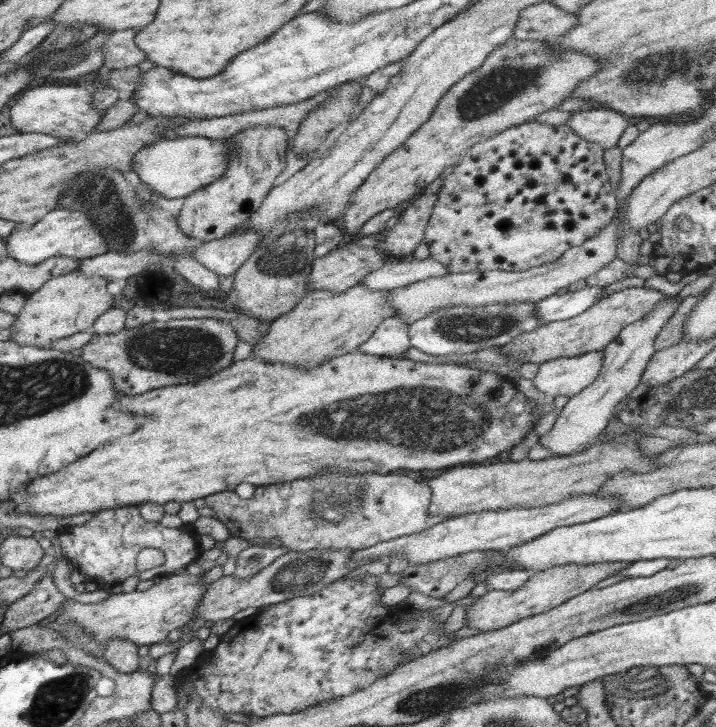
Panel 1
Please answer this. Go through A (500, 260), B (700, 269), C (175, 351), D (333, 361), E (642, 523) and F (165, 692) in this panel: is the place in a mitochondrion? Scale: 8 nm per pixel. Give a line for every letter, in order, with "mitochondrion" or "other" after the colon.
A: other
B: other
C: mitochondrion
D: other
E: other
F: other

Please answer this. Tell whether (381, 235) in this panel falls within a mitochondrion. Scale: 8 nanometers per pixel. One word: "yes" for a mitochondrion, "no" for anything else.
no

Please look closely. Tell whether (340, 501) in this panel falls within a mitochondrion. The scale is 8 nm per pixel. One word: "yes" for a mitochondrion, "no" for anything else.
yes

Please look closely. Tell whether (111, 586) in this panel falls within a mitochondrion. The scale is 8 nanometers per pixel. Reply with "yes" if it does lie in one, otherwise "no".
no

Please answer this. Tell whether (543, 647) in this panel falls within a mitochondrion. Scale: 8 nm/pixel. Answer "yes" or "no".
yes

